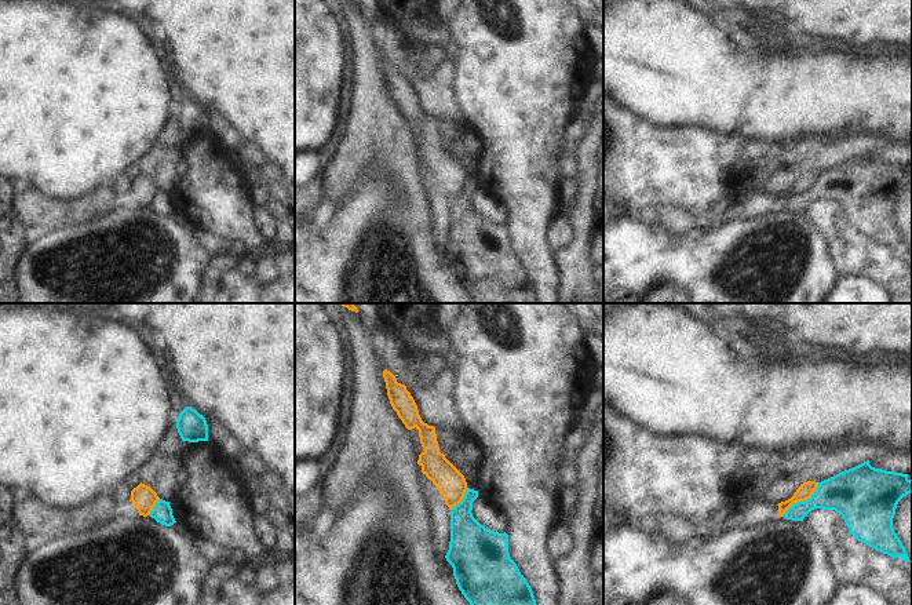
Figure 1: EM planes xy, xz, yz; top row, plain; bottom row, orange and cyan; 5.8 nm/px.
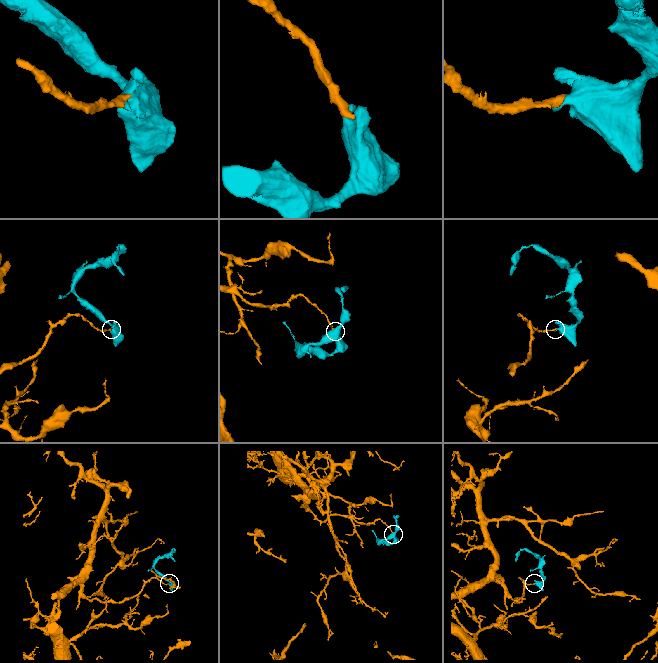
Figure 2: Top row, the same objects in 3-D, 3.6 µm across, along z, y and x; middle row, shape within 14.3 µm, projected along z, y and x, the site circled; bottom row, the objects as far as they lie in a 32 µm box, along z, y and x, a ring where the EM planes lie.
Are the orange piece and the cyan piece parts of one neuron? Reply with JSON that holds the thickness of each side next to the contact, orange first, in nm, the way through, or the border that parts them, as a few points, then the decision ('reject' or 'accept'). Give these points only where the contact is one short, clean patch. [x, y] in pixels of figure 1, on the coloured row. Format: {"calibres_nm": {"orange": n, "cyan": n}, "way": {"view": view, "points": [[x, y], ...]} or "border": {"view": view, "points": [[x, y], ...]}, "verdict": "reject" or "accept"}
{"calibres_nm": {"orange": 90, "cyan": 220}, "border": {"view": "yz", "points": [[819, 483], [809, 498], [795, 502], [781, 516]]}, "verdict": "reject"}

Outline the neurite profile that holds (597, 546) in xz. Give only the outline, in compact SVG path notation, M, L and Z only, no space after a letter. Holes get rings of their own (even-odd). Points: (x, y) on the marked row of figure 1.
M603 444L597 471L599 480L597 485L597 503L594 506L595 529L591 543L590 569L598 599L603 605Z

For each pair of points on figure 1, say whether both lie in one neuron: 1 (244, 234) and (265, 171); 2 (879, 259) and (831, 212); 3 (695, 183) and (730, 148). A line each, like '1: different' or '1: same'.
1: different
2: same
3: same

